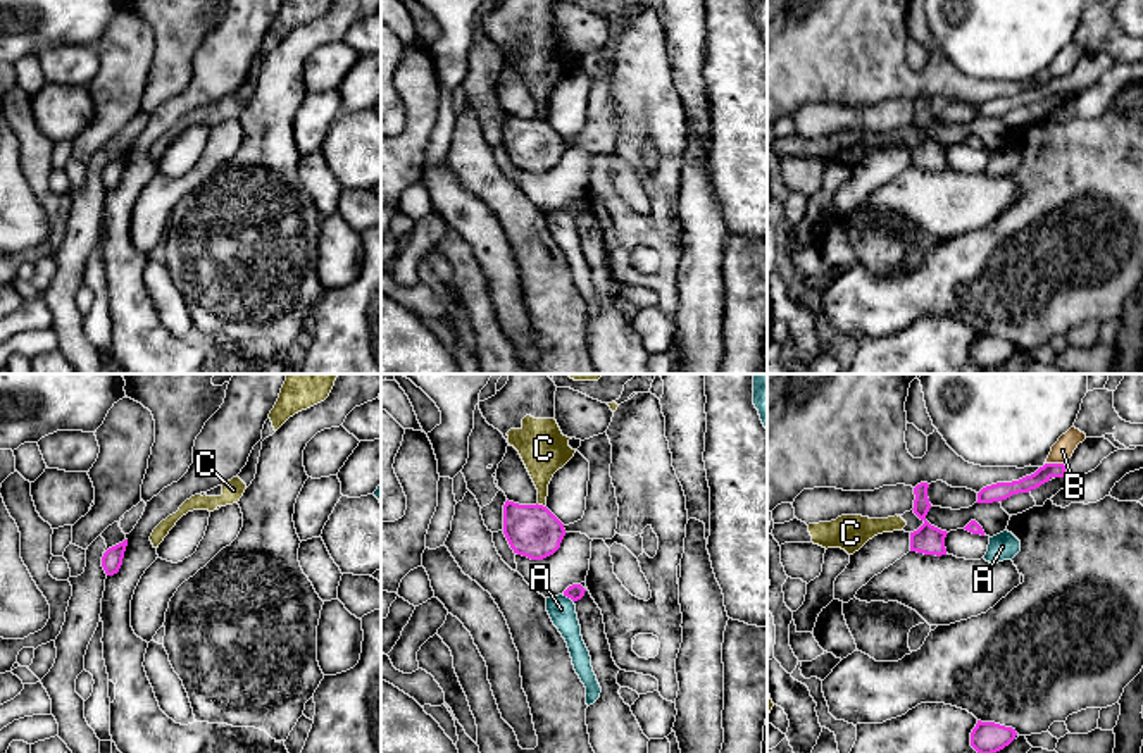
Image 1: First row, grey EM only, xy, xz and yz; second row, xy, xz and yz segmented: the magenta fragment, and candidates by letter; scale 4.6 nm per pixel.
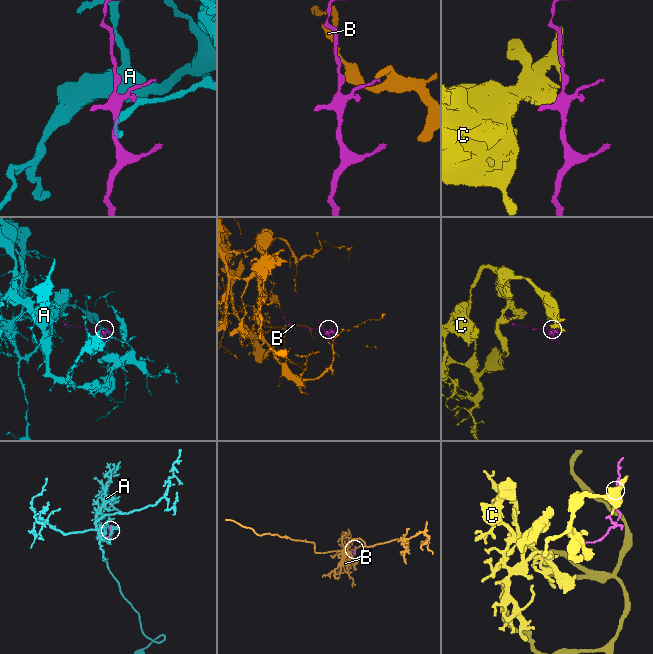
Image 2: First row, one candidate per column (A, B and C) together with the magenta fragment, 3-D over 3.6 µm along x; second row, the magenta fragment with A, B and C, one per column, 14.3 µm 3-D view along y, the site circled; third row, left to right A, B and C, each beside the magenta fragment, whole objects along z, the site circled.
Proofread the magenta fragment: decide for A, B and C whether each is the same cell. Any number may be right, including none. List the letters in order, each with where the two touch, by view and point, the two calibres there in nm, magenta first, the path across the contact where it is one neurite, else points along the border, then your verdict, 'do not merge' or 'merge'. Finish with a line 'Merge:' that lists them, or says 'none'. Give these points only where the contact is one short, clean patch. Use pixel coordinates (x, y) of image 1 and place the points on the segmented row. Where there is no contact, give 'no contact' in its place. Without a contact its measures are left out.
A: contact xz (568, 597); calibres 80 and 130 nm; do not merge
B: contact yz (1054, 464); calibres 70 and 100 nm; do not merge
C: contact xz (540, 505); calibres 240 and 220 nm; border xz (537, 504), (543, 507); do not merge
Merge: none

